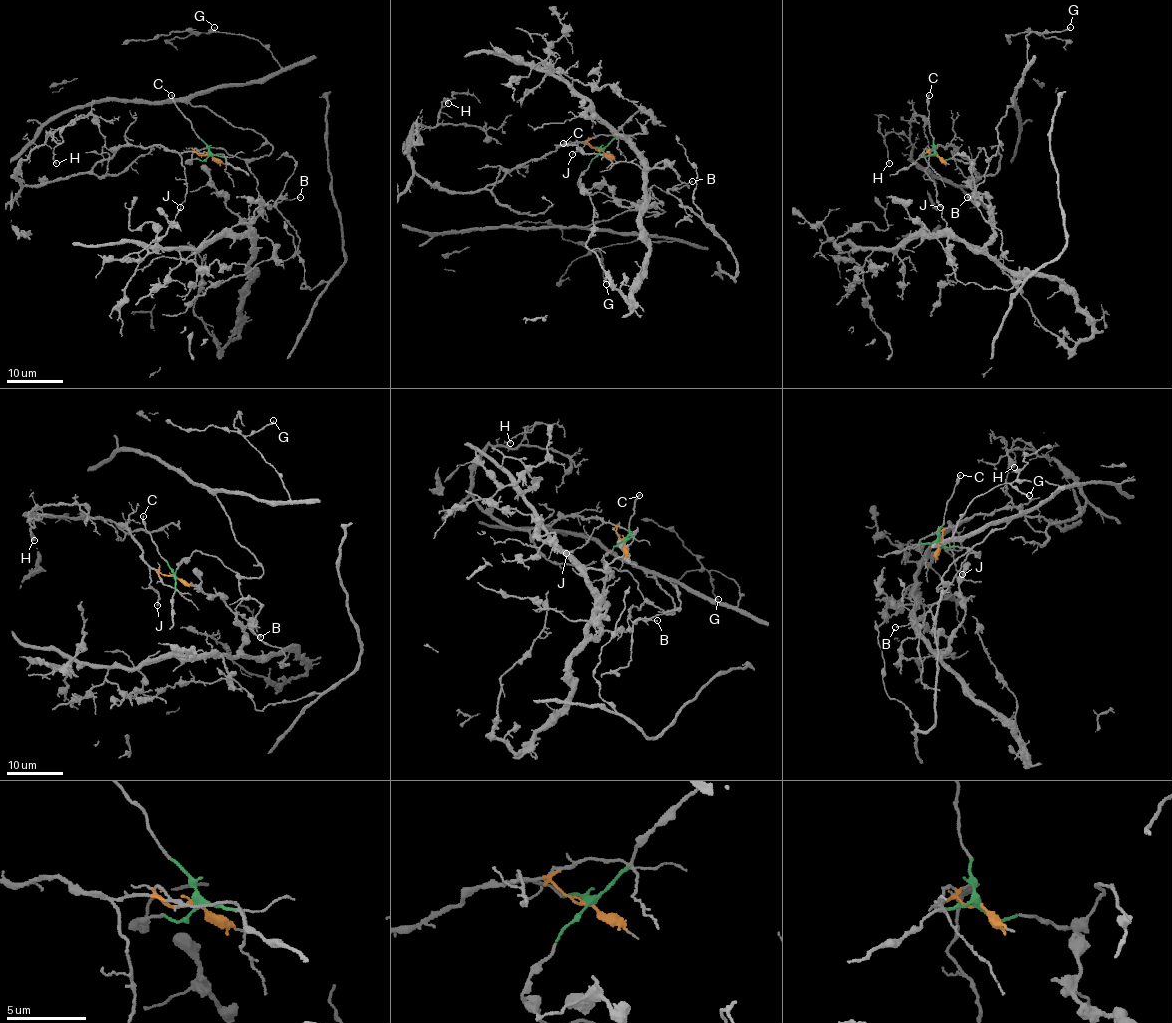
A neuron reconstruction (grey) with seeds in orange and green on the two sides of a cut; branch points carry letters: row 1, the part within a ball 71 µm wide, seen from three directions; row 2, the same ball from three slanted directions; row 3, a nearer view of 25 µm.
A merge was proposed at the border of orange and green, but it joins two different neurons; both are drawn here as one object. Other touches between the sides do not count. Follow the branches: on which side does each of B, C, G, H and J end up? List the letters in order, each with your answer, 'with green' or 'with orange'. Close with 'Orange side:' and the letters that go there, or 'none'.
B: with green
C: with green
G: with green
H: with orange
J: with orange
Orange side: H, J

